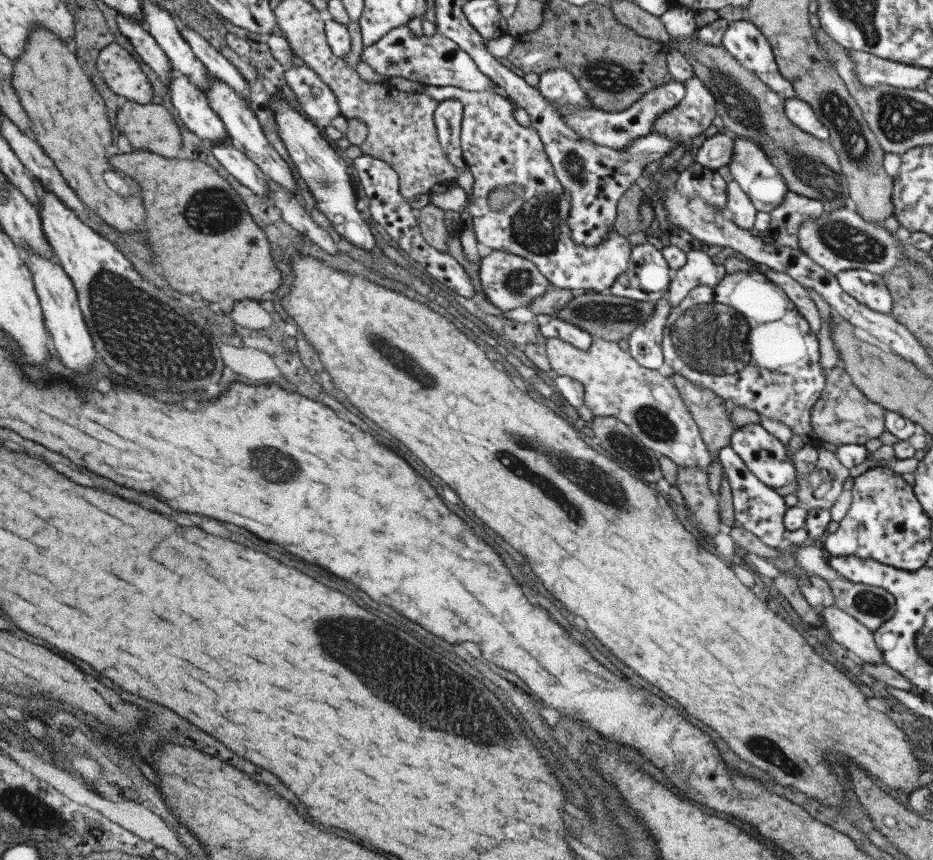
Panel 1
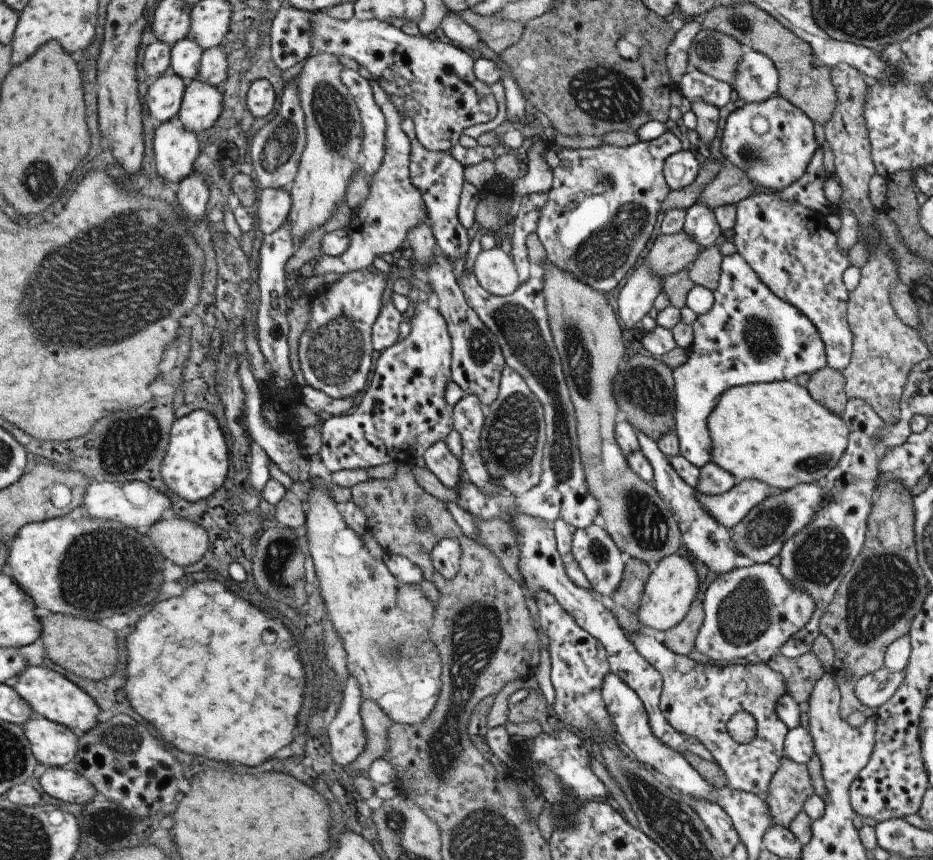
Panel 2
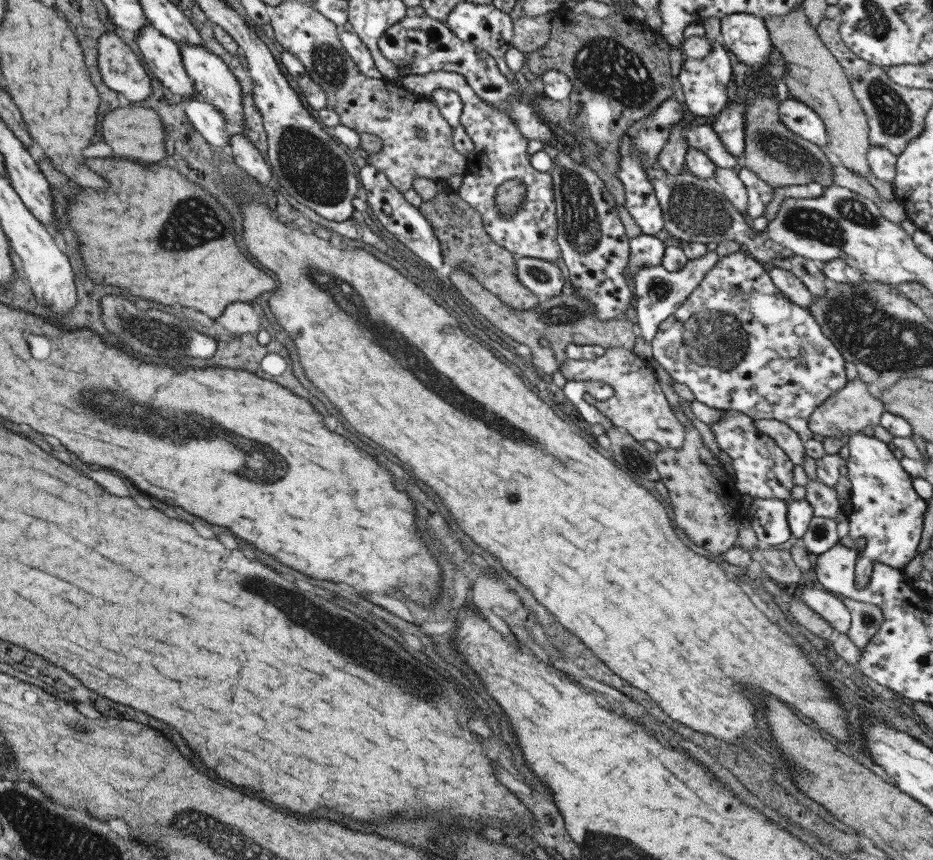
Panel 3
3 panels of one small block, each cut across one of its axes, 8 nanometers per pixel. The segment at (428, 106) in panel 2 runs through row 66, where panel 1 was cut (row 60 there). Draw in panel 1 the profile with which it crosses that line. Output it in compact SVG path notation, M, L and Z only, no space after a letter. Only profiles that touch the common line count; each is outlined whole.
M406 25L388 30L381 39L361 47L359 62L364 62L379 75L402 78L419 85L451 86L463 90L500 92L499 88L475 67L473 60L455 42L445 39L437 30L432 36L416 37Z

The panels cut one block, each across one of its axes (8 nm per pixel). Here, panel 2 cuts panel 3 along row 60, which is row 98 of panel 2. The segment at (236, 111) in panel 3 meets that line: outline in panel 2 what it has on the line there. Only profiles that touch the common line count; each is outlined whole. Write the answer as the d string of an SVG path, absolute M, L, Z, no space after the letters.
M191 79L190 84L184 88L181 106L175 119L182 127L201 137L204 133L212 130L212 124L216 121L221 111L222 92L219 88L197 79Z

